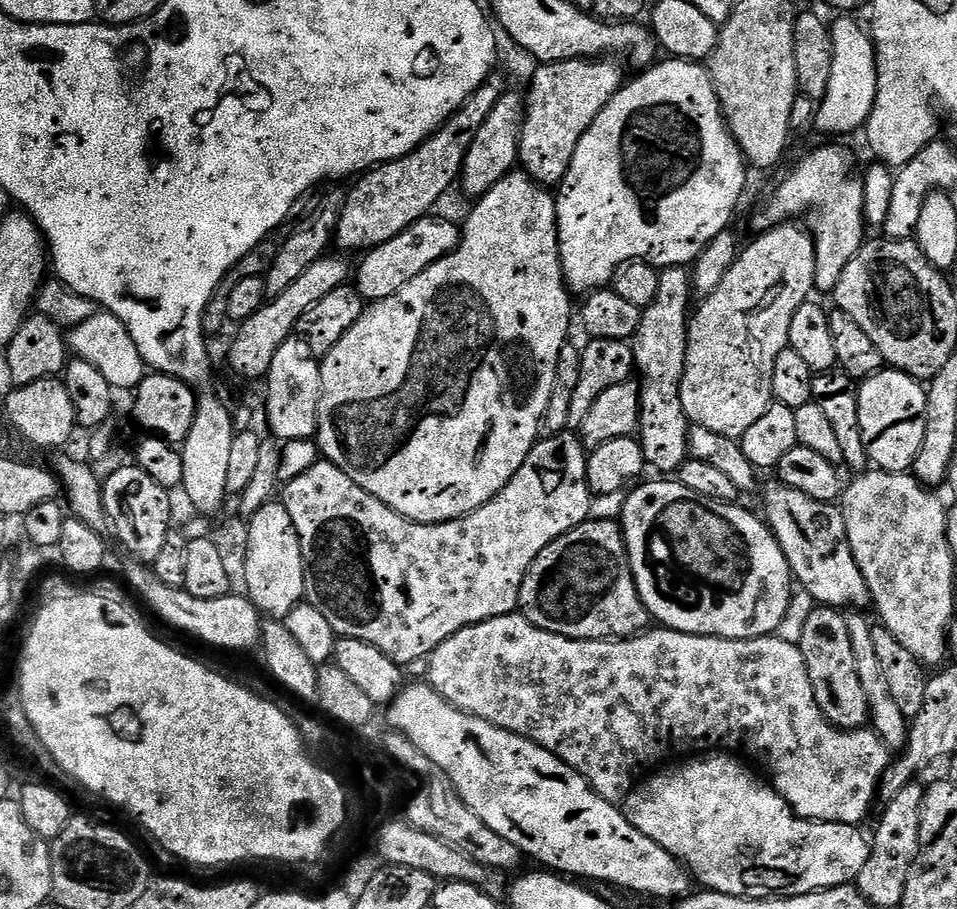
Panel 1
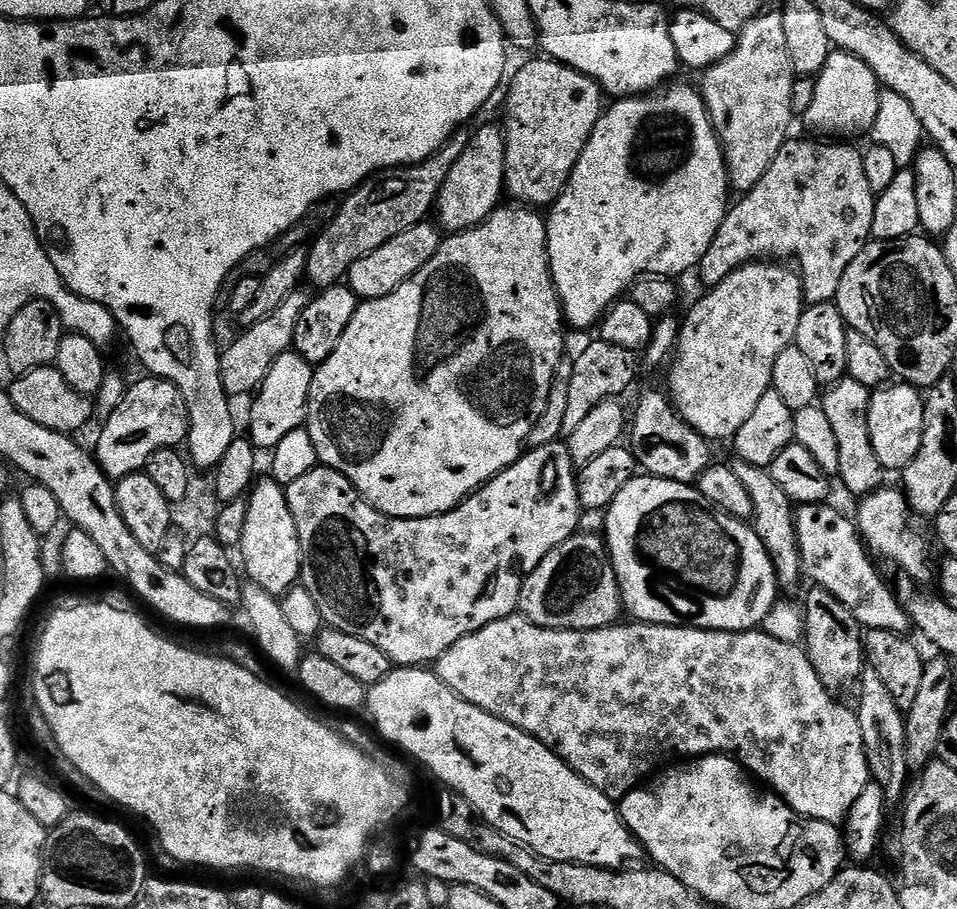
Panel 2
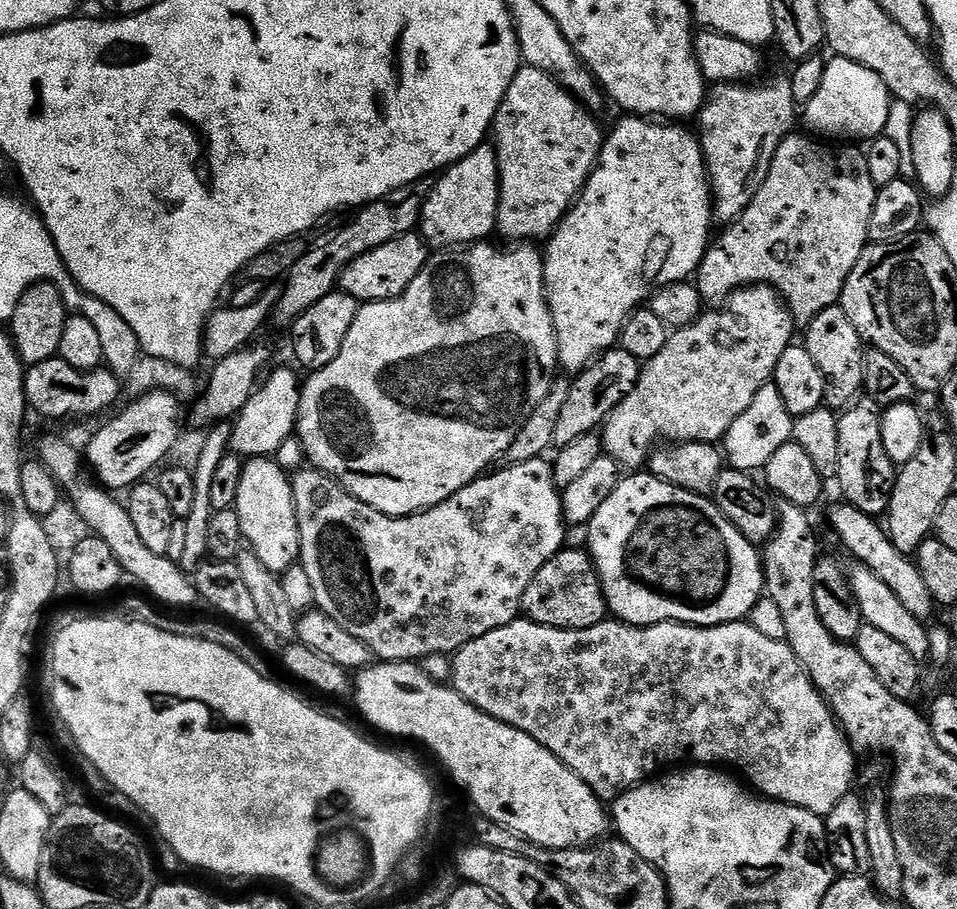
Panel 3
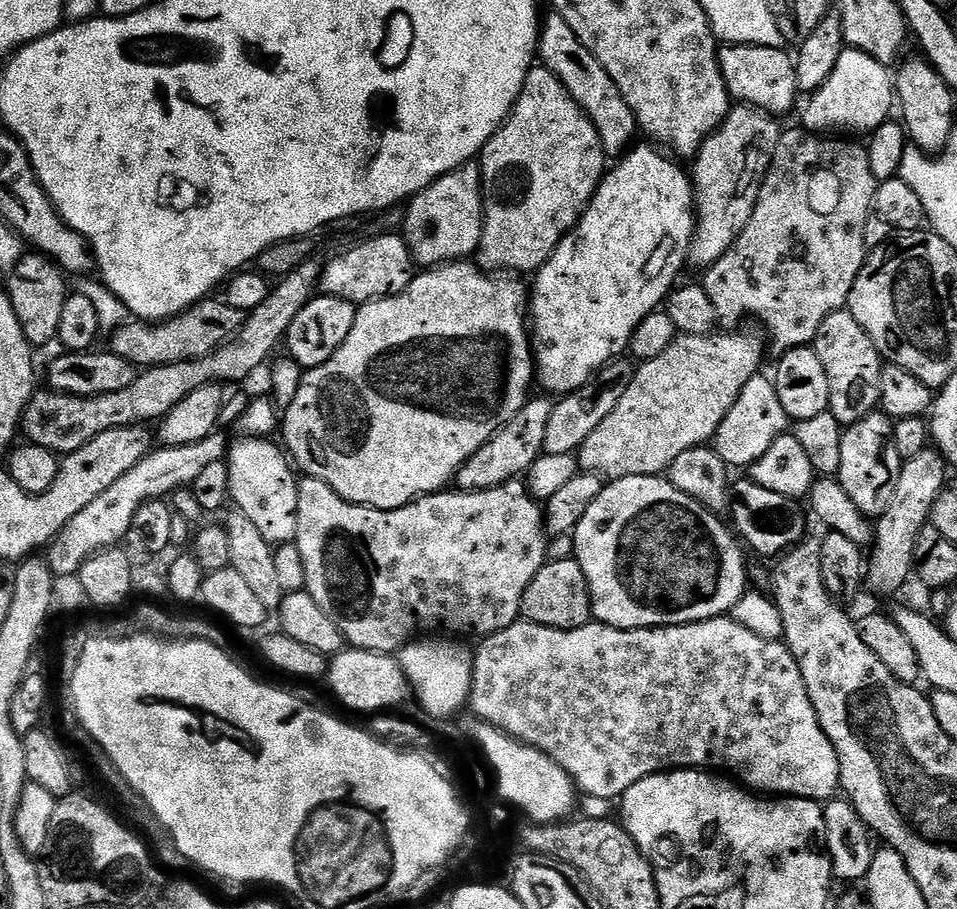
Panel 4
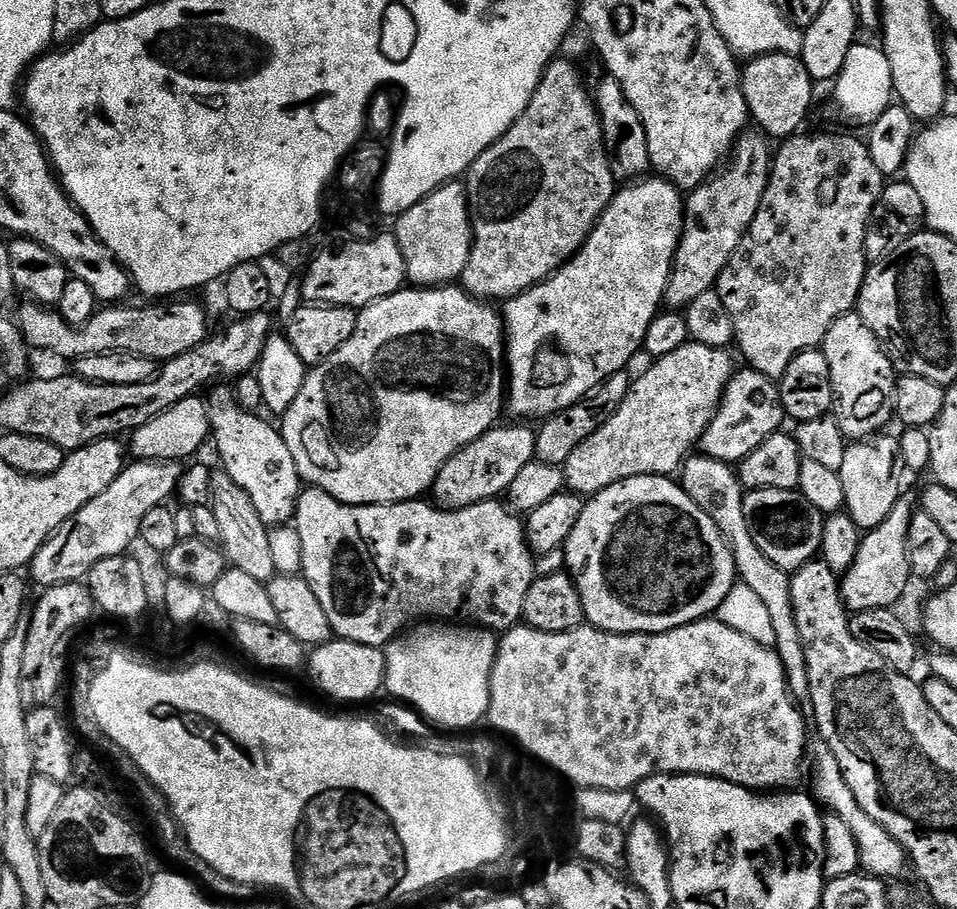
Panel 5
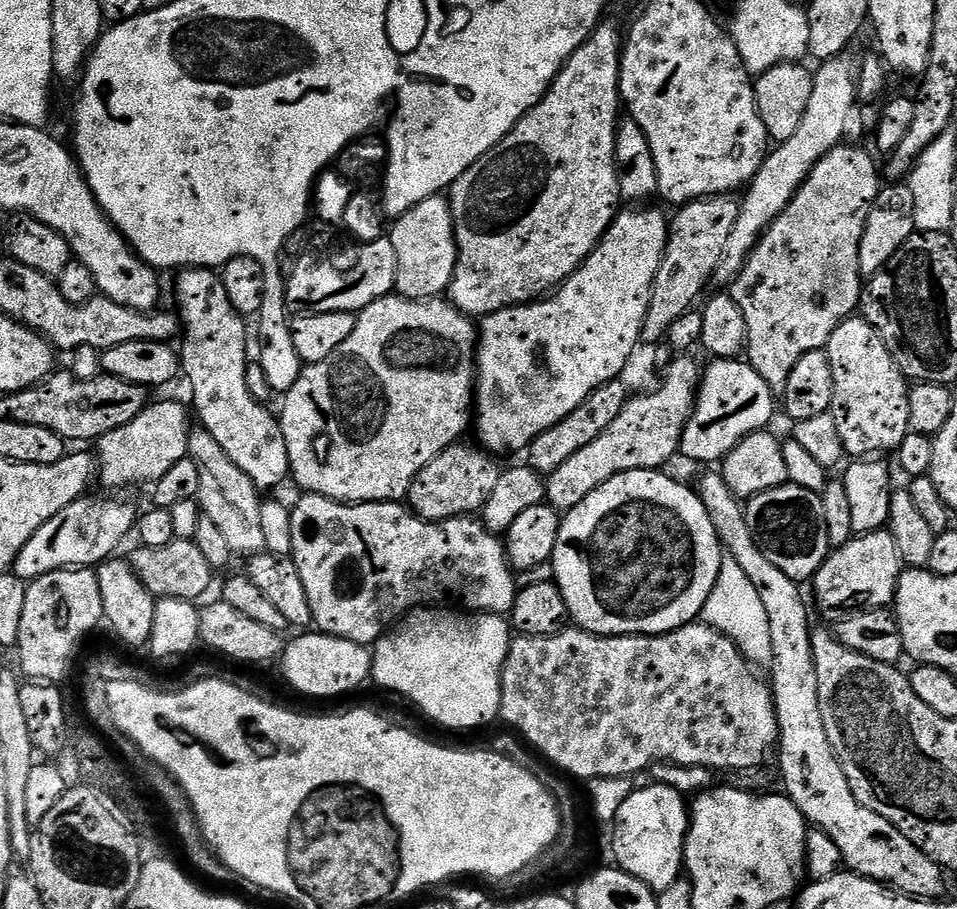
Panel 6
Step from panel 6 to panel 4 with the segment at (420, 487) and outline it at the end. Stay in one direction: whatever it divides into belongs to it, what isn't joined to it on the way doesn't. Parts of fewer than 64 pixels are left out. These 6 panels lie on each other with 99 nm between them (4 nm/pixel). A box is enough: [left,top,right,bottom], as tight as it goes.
[455,395,553,492]

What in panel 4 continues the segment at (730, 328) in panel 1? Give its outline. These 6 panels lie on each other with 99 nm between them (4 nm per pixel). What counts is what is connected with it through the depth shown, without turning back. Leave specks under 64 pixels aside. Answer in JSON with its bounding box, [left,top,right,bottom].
[578,330,766,481]

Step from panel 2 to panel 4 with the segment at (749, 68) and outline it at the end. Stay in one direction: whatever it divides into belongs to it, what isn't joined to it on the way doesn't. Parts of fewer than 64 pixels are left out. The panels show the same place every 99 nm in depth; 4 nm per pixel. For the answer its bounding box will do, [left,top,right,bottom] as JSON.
[688,106,782,270]

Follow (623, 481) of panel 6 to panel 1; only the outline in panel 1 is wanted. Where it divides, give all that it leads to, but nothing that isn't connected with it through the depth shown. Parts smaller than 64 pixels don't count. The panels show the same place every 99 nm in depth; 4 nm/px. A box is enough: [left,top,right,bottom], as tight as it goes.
[622,478,794,640]

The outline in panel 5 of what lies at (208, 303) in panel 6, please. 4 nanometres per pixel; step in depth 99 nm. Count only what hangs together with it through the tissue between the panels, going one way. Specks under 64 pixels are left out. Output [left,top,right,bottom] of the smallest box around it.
[207,386,302,526]

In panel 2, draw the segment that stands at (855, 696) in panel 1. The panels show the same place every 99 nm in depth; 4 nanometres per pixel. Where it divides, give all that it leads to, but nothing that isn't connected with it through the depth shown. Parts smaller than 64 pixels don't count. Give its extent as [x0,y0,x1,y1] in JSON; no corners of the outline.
[802,587,866,693]

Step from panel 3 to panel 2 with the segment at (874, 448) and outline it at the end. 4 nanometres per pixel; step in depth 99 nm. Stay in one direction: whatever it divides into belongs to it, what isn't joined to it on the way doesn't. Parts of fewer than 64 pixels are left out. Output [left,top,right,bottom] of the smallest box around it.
[822,378,886,498]

